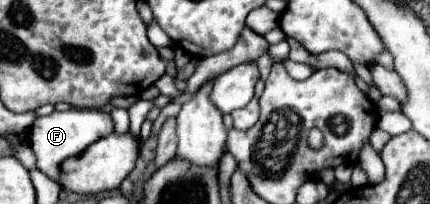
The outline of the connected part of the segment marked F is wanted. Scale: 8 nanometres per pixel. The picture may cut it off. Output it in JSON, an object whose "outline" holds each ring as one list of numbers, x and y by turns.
{"outline":[[70,109,70,111,54,111,46,117,38,117,32,125,30,147,36,155,37,168,49,178,59,182,60,164,69,157,82,153,82,145,92,145,94,141,114,131,114,121,104,109]]}

